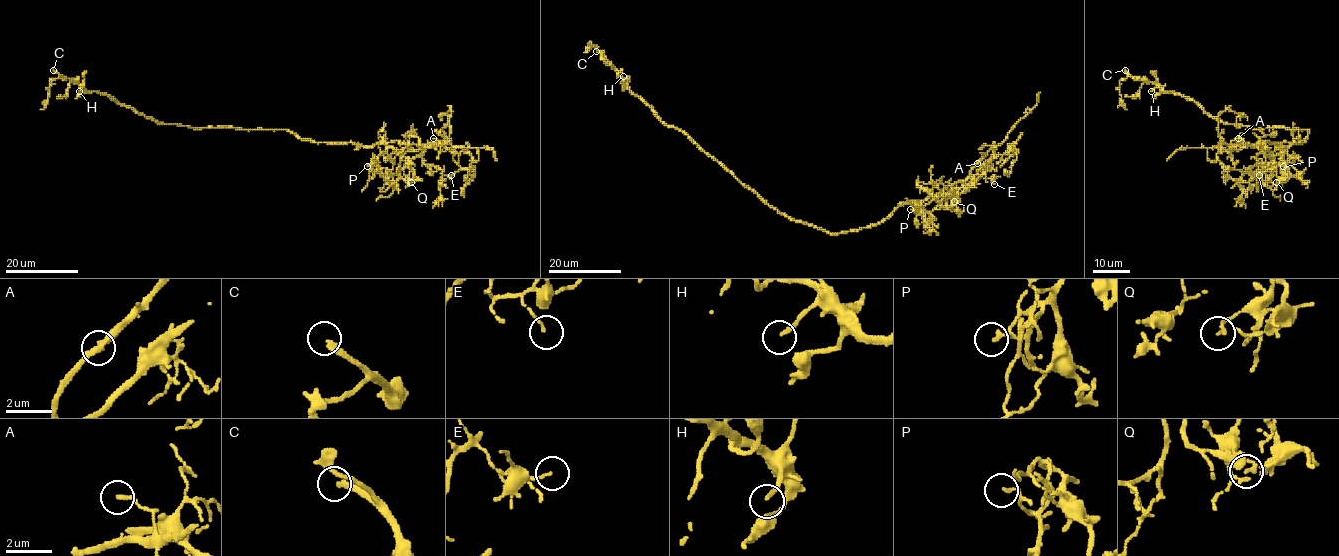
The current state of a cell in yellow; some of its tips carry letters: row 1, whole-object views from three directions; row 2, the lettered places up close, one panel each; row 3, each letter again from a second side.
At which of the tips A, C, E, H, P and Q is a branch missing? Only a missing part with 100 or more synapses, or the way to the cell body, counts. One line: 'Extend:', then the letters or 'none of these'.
Extend: C

